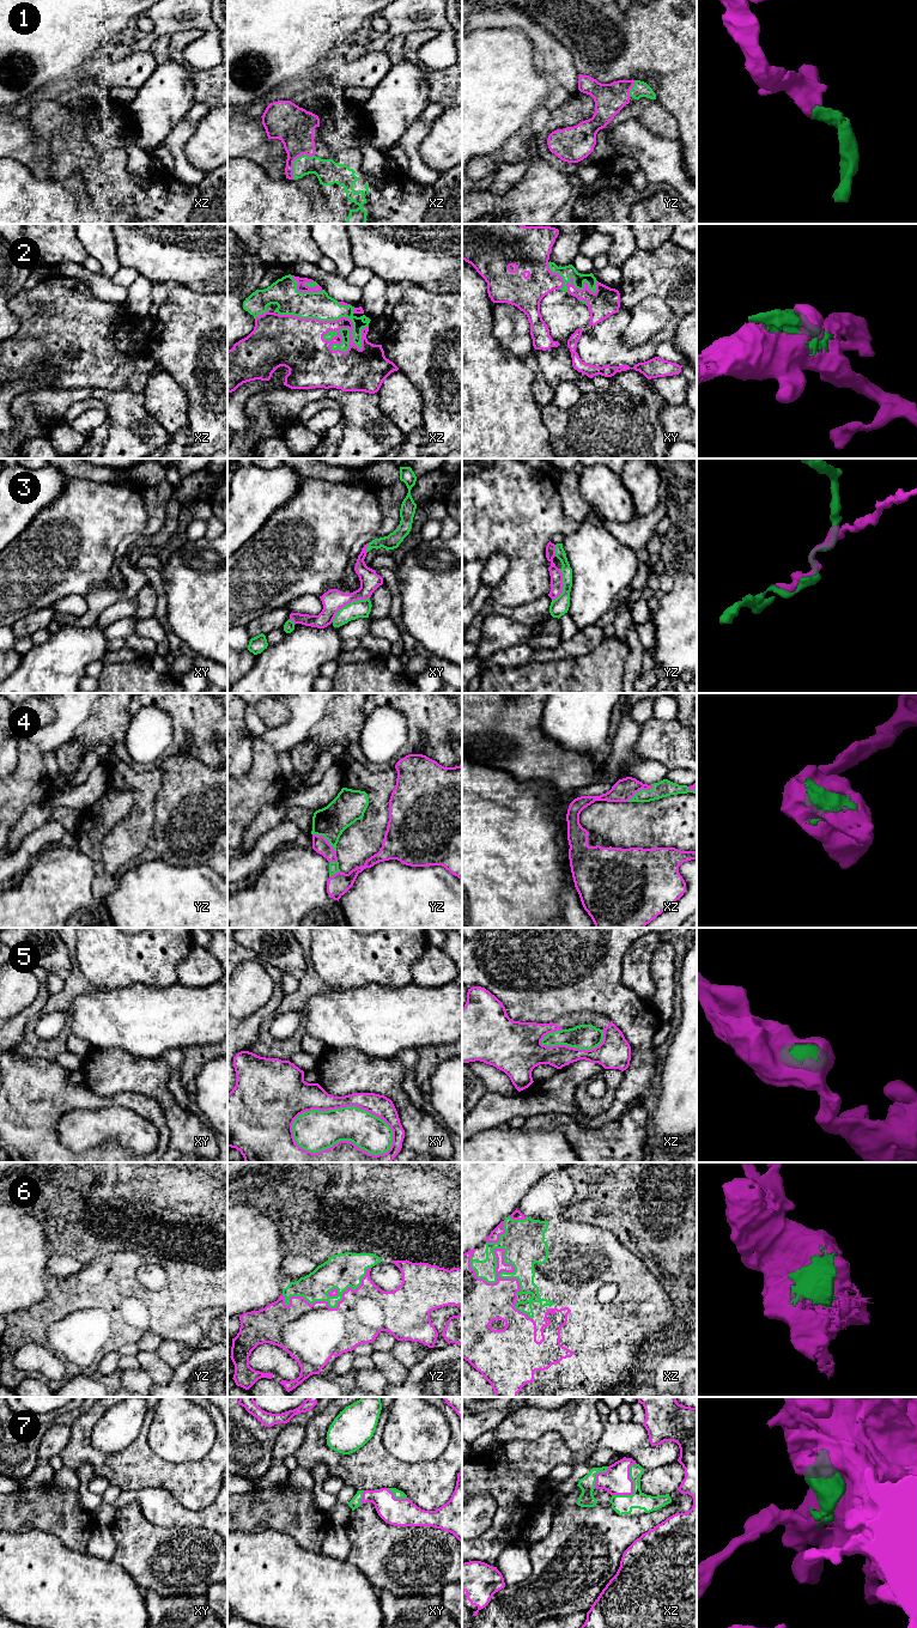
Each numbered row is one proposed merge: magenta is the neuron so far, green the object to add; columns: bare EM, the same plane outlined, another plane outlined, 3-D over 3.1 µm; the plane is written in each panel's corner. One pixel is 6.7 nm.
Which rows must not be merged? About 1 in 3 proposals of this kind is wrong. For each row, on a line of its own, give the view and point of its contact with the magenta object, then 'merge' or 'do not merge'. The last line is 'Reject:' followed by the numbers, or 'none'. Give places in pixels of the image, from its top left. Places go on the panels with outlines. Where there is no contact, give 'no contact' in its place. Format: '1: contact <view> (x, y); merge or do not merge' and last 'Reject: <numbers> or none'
1: contact xz (295, 159); merge
2: contact xz (329, 321); merge
3: contact xy (348, 602); do not merge
4: contact xz (639, 789); merge
5: contact xy (348, 1105); do not merge
6: contact xz (496, 1282); merge
7: contact xz (632, 1487); merge
Reject: 3, 5

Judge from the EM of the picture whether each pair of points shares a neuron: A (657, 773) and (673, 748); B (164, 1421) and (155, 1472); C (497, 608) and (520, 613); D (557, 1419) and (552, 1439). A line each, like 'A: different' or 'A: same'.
A: different
B: different
C: same
D: different

